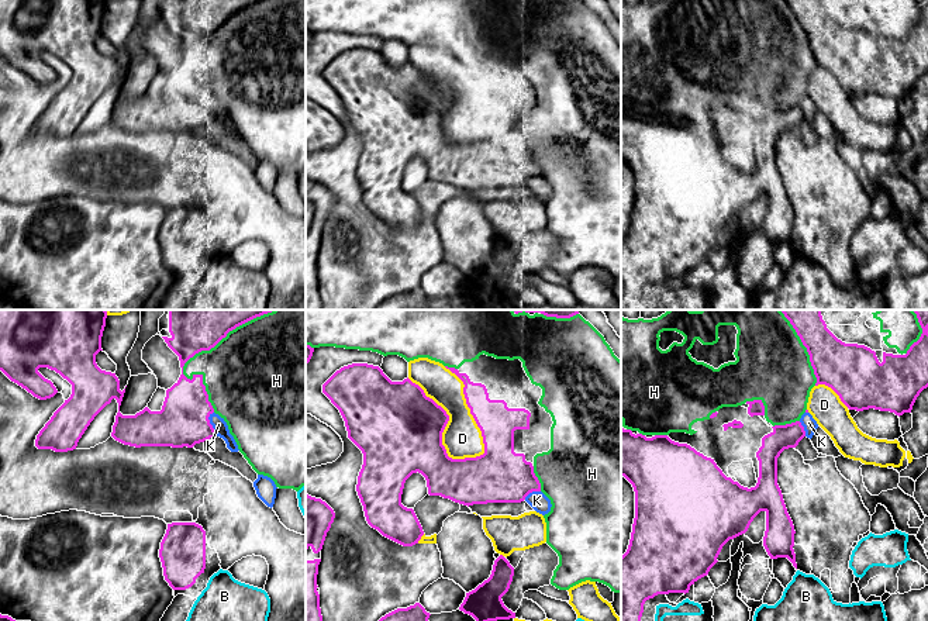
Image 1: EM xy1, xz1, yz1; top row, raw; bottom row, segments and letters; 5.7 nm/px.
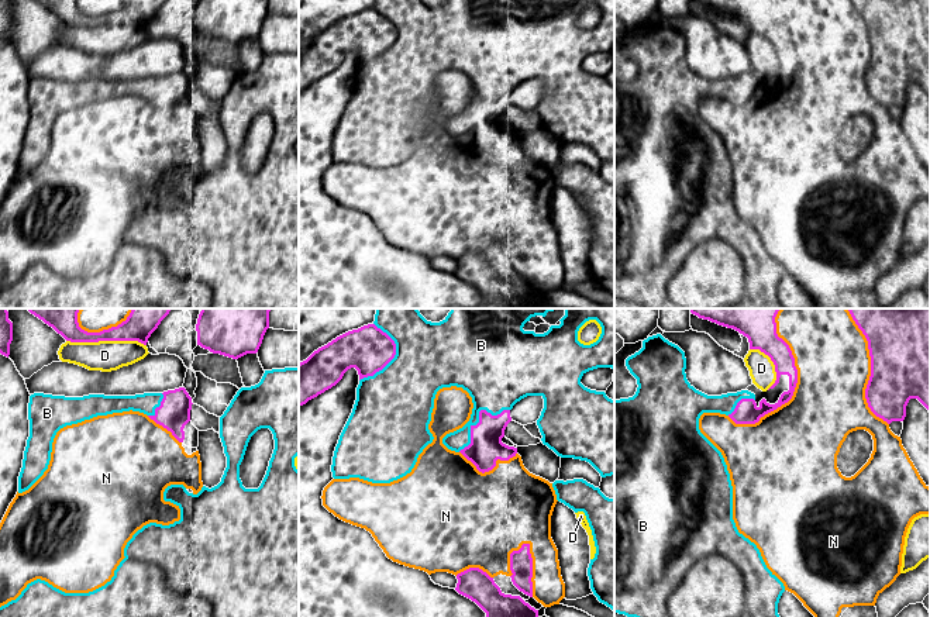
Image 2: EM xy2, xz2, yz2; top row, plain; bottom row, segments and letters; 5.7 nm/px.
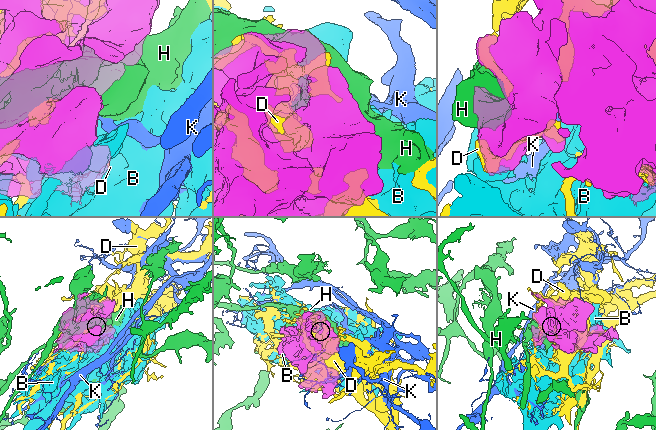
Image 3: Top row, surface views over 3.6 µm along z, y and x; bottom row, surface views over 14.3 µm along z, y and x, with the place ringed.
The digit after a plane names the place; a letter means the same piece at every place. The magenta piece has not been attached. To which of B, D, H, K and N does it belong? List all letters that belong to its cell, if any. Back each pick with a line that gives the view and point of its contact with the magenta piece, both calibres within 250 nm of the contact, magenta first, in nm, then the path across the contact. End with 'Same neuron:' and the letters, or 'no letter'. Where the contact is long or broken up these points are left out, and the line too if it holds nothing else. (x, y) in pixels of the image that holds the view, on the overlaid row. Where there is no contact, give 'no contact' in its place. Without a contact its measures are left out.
B: xz2 (479, 419) | 190/360 nm
Same neuron: B

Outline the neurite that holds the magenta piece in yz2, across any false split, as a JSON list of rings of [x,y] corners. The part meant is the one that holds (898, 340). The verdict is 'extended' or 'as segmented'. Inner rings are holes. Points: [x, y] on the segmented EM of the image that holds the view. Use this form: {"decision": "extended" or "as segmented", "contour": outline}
{"decision": "as segmented", "contour": [[[847,308],[868,341],[871,376],[865,399],[871,411],[891,424],[903,421],[910,399],[917,399],[930,413],[930,308]]]}

